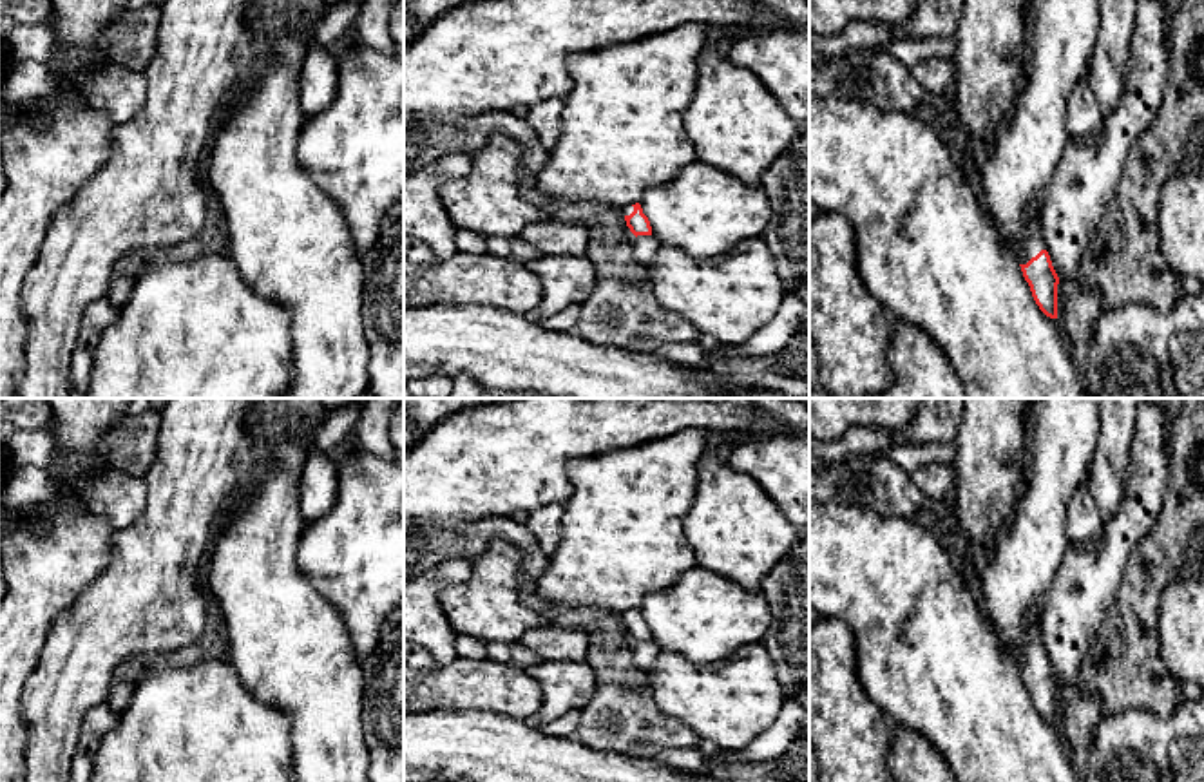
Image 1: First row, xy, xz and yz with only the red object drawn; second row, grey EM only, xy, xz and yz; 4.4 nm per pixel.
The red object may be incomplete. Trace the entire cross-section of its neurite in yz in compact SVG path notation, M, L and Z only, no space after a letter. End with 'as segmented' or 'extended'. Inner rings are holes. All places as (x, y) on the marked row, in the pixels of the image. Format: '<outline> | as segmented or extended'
M1027 210L1023 214L1023 230L1019 237L1019 266L1030 286L1032 297L1046 317L1057 319L1059 277L1052 266L1045 239L1041 235L1039 215L1034 210Z | extended

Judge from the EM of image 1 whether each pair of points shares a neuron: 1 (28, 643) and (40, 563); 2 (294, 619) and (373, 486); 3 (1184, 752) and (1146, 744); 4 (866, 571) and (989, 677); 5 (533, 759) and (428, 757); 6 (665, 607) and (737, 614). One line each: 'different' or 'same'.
1: same
2: different
3: different
4: same
5: same
6: same

